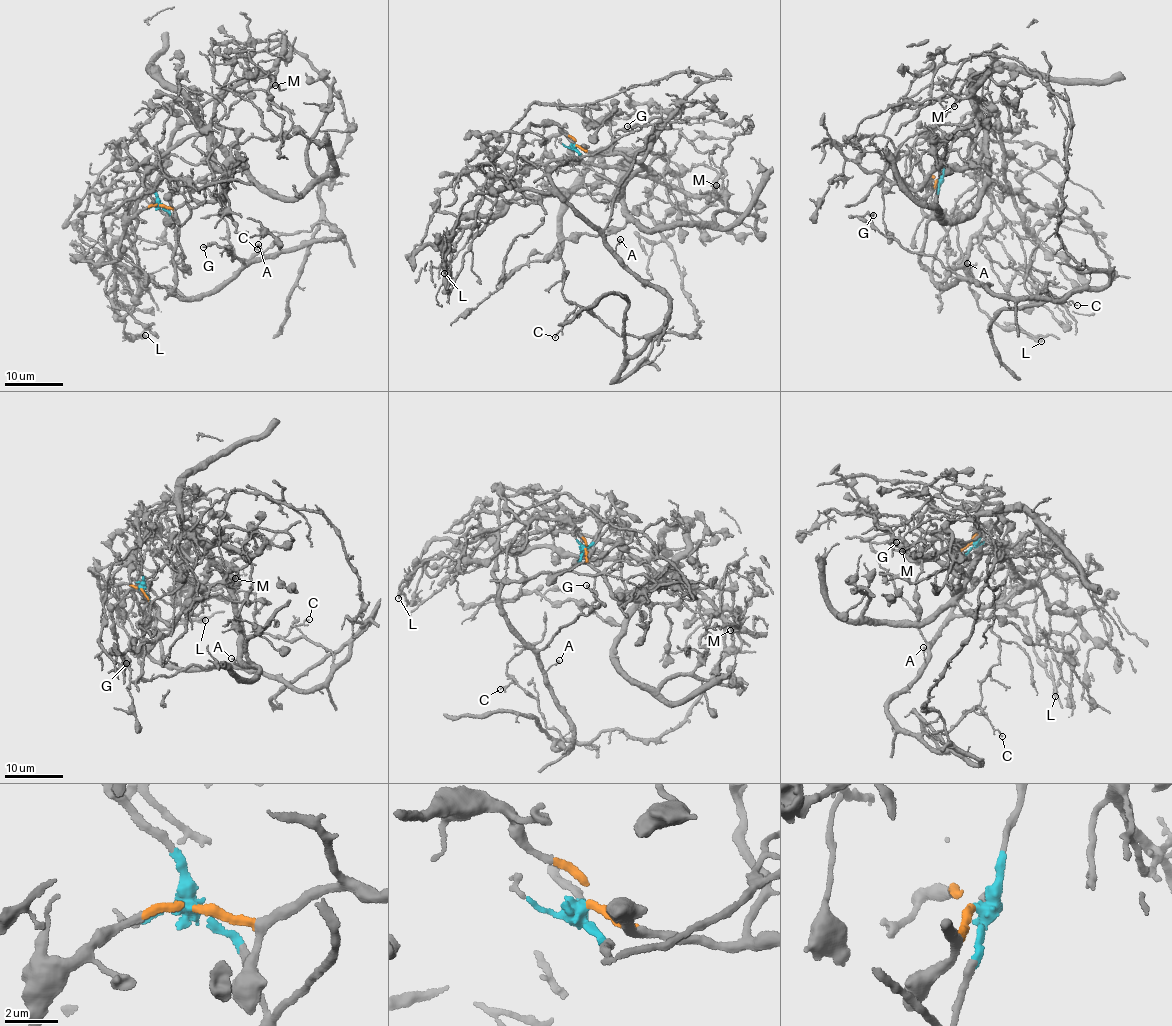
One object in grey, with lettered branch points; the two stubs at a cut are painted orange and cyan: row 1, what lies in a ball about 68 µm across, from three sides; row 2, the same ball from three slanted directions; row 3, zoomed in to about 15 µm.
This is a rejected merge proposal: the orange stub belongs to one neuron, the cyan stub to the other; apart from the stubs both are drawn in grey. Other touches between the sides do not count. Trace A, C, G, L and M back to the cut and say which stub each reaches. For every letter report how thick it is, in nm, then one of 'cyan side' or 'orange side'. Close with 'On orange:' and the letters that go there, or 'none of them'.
A: 150 nm thick; cyan side
C: 130 nm thick; cyan side
G: 140 nm thick; cyan side
L: 360 nm thick; orange side
M: 140 nm thick; orange side
On orange: L, M

